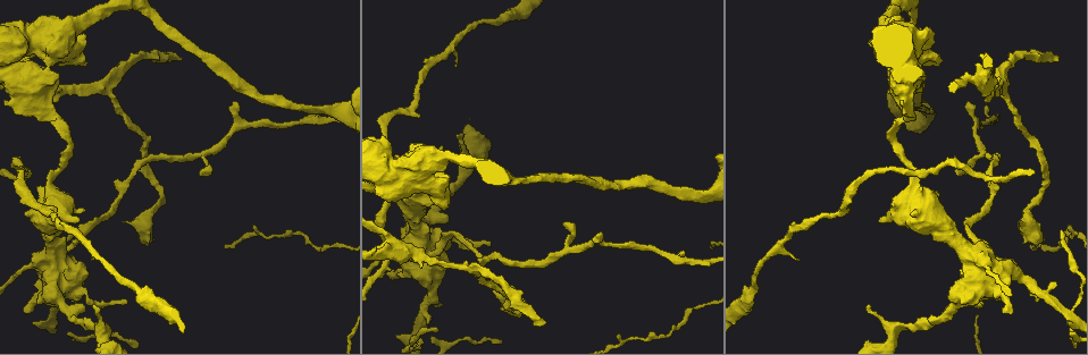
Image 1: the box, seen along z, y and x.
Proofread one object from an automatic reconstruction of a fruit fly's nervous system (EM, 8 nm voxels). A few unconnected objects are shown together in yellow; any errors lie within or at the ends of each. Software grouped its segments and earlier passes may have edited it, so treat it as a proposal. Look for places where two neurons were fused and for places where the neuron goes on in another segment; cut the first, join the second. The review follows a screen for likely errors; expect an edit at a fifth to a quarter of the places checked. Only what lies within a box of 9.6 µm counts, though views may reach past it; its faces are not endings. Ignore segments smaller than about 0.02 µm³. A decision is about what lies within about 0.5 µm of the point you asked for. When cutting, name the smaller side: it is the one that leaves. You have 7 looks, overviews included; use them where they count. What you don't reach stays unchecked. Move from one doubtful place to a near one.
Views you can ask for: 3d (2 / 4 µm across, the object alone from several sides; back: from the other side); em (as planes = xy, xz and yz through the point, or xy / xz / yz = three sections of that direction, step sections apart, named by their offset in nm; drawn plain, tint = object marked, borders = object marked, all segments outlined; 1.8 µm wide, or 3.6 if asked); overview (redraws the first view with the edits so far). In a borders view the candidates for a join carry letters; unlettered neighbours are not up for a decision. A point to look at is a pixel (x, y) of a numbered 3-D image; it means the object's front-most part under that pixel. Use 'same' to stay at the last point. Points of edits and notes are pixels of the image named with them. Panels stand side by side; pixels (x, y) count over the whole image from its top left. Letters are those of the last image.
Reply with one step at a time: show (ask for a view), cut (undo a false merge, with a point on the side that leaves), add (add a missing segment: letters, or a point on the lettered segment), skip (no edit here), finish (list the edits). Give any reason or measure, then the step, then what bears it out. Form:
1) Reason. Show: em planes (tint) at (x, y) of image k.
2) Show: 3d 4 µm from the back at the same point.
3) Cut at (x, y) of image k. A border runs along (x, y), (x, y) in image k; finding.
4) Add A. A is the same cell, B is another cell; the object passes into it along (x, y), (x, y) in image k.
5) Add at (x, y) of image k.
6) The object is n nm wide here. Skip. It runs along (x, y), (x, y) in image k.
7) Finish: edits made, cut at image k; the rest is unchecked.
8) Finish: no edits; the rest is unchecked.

Calibre changes. Show: 3d 2 µm at (1025, 211) of image 1.

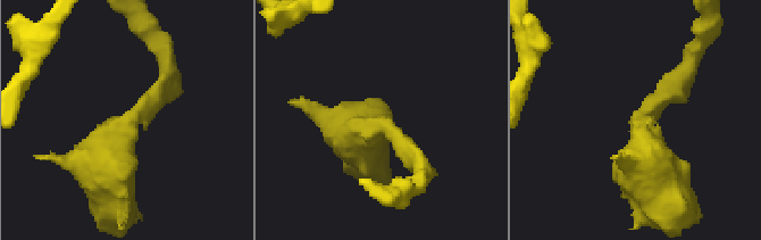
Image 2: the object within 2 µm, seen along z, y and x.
Shape alone is not enough. Show: em planes (borders) at (132, 117) of image 2.

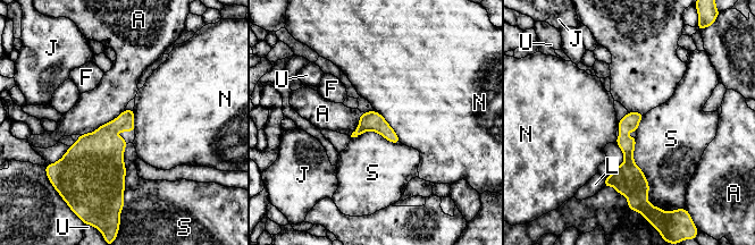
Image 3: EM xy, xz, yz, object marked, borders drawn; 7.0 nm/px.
The object is 140 nm wide here. Skip. A, F, J, L, N, S and U are other cells; a border runs along (635, 137), (648, 201) in image 3; all the same neuron.

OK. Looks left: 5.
End of a long branch. Show: em 3.6 µm planes (borders) at (1052, 57) of image 1.

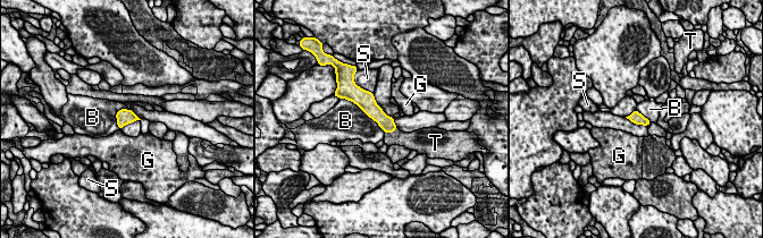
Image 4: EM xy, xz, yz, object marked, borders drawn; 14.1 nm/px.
The object is 170 nm wide here. Add T. T is the same cell, B, G and S are other cells; the object passes into it along (386, 122), (391, 132), (397, 137) in image 4; it goes on there.

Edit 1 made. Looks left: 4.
Show: overview.

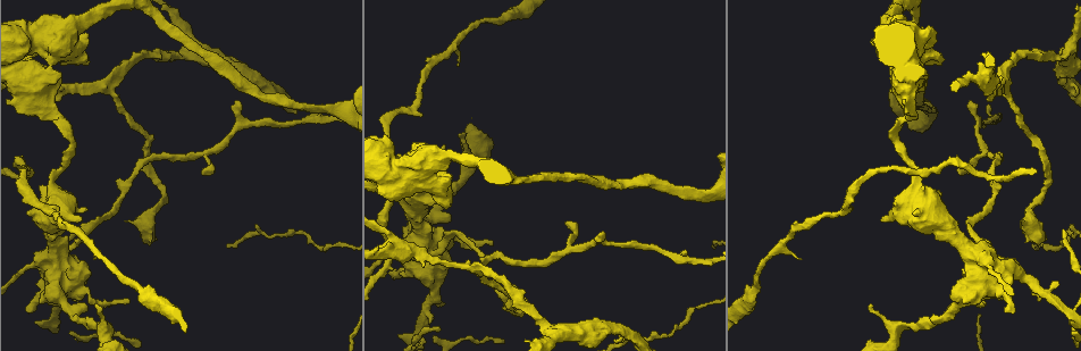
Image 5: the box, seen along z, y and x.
Thick turns thin. Show: 3d 4 µm at (603, 329) of image 5.

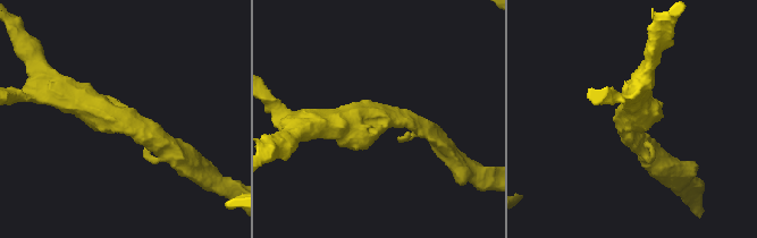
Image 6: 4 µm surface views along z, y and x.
The arms are 280, 440 nm wide; shape alone is not enough. Show: em planes (plain) at (627, 118) of image 6.

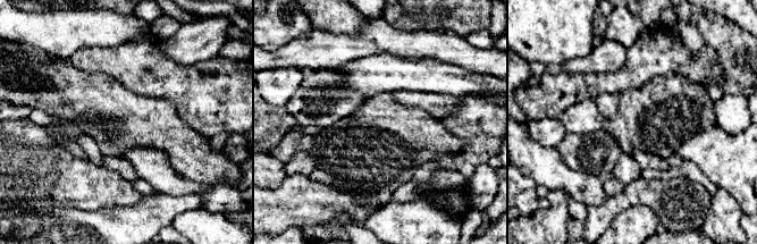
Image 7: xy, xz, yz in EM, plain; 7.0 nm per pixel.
See the neighbours. Show: em planes (borders) at the same point.

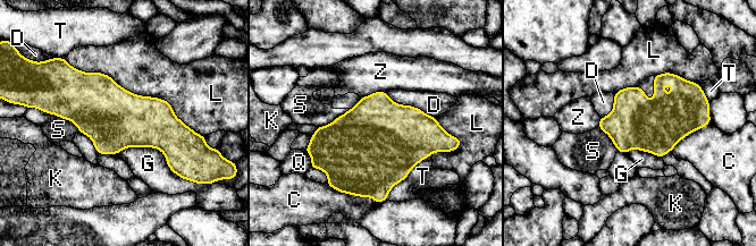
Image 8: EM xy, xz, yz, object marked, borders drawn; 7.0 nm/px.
Skip. C, D, G, K, L, Q, S, T and Z are other cells; a border runs along (385, 92), (392, 100), (434, 117) in image 8; all the same neuron.

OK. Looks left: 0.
Finish: edits made, add at image 4; the rest is unchecked.

